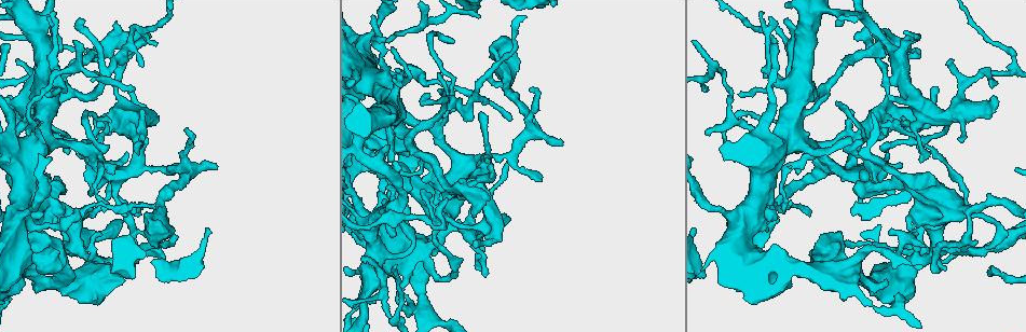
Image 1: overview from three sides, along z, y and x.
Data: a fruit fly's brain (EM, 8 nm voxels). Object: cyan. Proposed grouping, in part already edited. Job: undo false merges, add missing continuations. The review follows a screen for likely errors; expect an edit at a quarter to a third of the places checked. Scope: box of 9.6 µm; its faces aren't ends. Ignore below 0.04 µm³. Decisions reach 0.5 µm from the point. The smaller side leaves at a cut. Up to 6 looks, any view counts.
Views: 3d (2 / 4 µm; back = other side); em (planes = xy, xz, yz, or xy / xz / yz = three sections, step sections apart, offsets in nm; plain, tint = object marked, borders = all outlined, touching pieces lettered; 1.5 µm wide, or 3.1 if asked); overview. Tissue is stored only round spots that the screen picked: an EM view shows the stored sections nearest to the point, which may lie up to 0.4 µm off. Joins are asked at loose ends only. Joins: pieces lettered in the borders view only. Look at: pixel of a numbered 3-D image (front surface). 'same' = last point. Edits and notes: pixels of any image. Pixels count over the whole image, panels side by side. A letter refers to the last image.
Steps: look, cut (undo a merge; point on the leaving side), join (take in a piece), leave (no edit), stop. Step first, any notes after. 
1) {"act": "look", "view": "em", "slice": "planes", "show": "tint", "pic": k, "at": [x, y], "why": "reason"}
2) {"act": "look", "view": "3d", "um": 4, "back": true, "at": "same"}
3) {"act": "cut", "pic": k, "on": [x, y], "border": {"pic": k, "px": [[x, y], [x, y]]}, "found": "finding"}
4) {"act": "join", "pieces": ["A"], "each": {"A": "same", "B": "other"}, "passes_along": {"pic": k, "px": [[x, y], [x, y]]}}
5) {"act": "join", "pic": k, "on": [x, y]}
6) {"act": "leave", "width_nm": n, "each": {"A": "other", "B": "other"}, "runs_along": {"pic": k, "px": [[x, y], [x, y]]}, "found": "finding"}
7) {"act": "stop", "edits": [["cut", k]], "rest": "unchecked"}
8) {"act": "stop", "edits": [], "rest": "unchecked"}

{"act": "look", "view": "em", "slice": "yz", "step": 8, "show": "borders", "pic": 1, "at": [991, 219], "why": "closes a loop"}

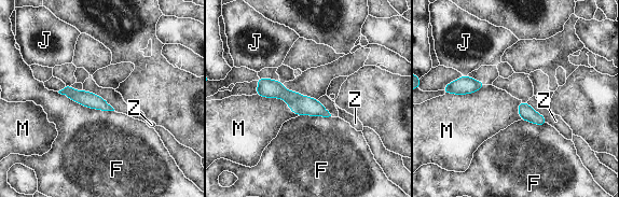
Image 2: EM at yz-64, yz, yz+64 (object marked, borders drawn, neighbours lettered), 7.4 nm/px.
{"act": "leave", "each": {"F": "other", "J": "other", "M": "other", "Z": "other"}, "runs_along": {"pic": 2, "px": [[260, 81], [299, 104], [326, 114]]}, "found": "all the same neuron"}

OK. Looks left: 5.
{"act": "look", "view": "em", "slice": "planes", "show": "borders", "pic": 1, "at": [399, 324], "why": "abrupt turn"}

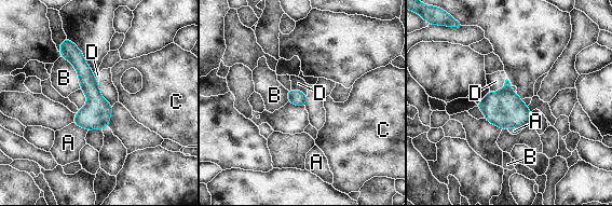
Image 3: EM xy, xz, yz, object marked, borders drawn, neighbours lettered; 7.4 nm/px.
{"act": "leave", "each": {"A": "other", "B": "other", "C": "other", "D": "other"}, "border": {"pic": 3, "px": [[72, 122], [87, 131]]}, "found": "one neuron here"}

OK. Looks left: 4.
{"act": "look", "view": "em", "slice": "planes", "show": "borders", "pic": 1, "at": [784, 21], "why": "free end"}

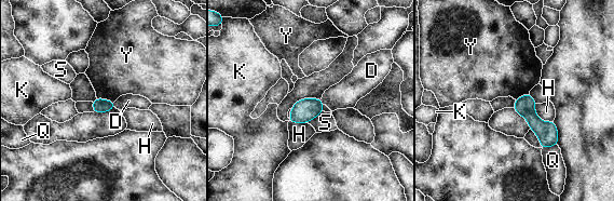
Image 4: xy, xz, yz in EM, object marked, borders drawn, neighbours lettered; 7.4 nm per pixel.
{"act": "leave", "width_nm": 110, "each": {"D": "other", "H": "other", "K": "other", "Q": "other", "S": "other", "Y": "other"}, "border": {"pic": 4, "px": [[96, 96], [113, 102]]}, "found": "no lettered piece goes on from it"}

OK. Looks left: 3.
{"act": "stop", "edits": [], "rest": "unchecked"}

